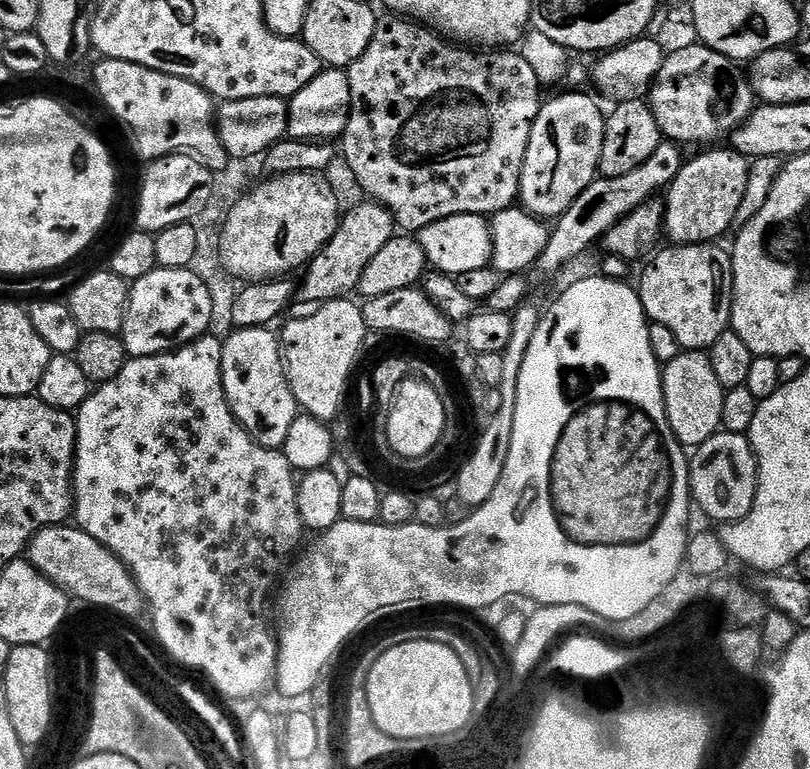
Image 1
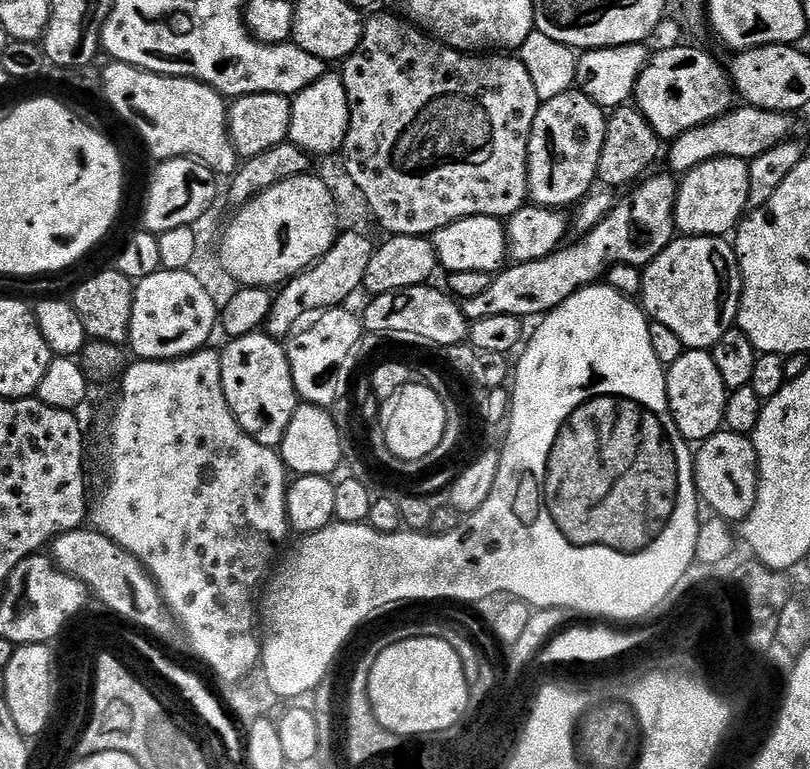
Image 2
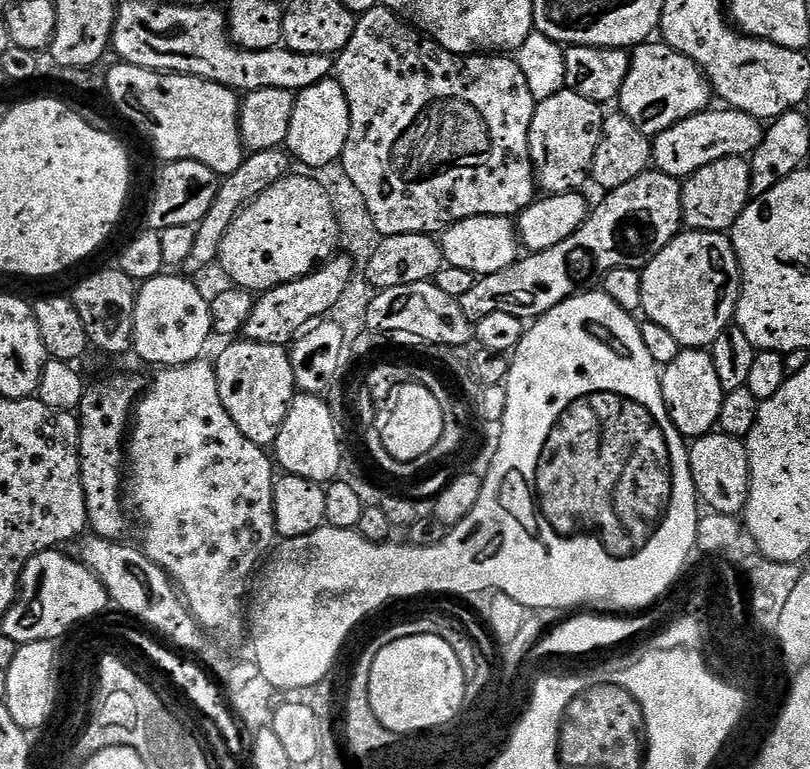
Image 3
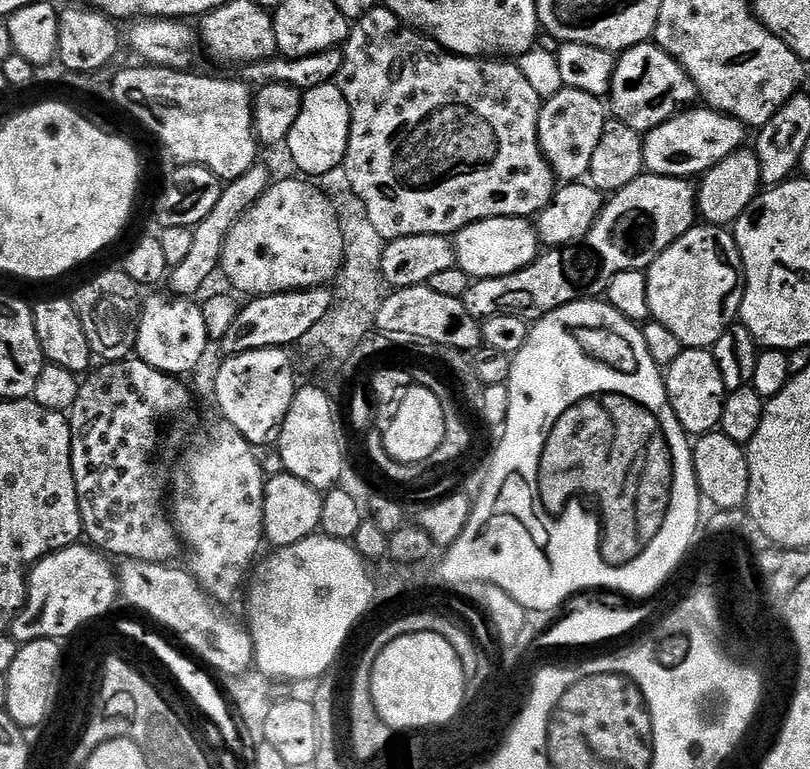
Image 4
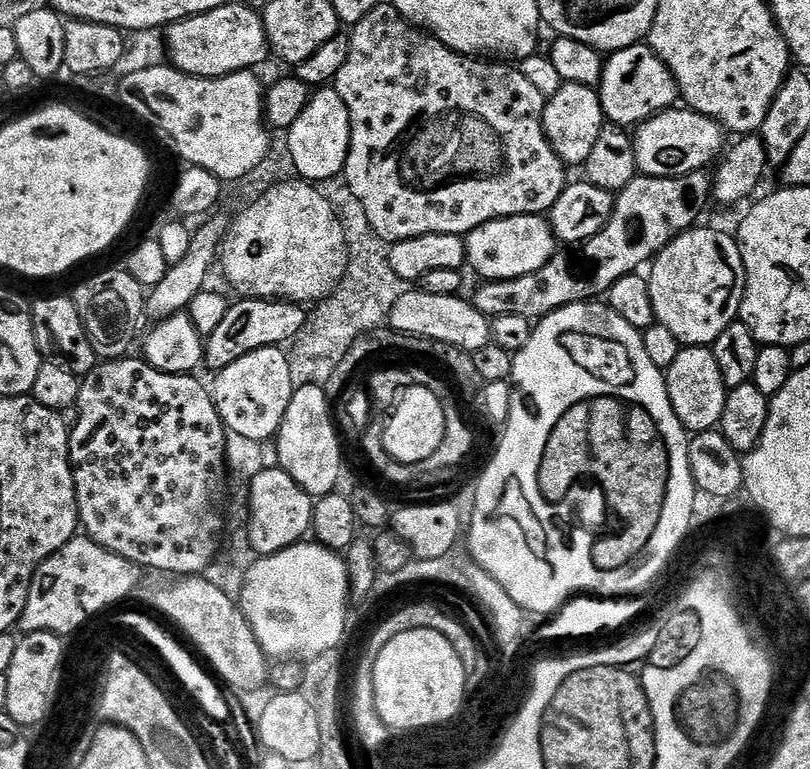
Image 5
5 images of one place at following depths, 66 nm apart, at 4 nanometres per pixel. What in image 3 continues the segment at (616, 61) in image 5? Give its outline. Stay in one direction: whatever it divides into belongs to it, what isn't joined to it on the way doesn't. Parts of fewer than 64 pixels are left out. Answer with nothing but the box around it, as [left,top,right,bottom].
[618,43,714,138]

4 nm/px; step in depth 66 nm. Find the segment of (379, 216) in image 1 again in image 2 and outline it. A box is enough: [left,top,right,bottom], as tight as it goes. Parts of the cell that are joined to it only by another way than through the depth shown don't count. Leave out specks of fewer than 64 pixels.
[266,230,374,337]

